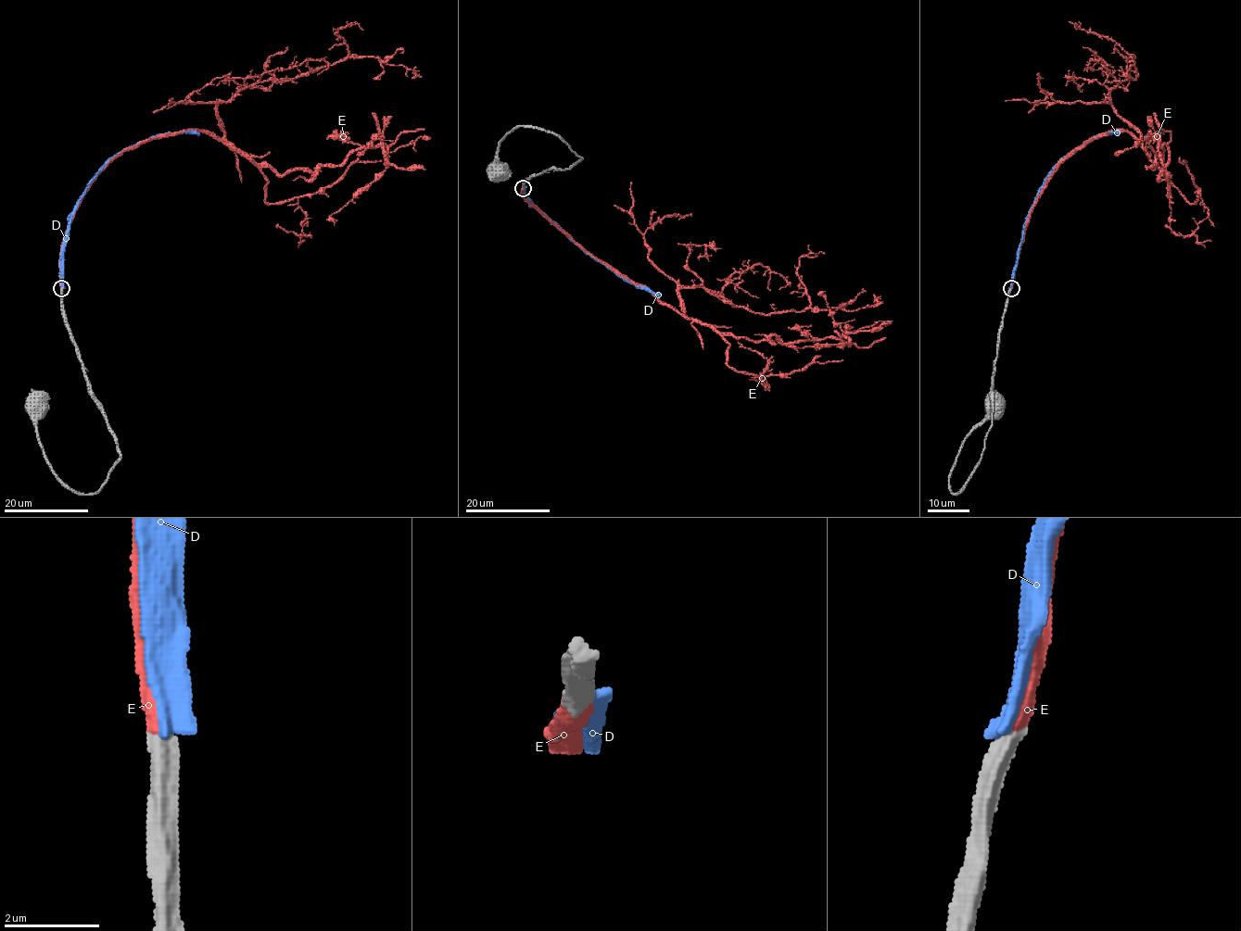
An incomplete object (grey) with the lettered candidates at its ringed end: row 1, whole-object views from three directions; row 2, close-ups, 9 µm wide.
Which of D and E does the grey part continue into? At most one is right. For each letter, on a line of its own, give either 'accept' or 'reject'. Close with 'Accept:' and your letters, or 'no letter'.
D: reject
E: accept
Accept: E

